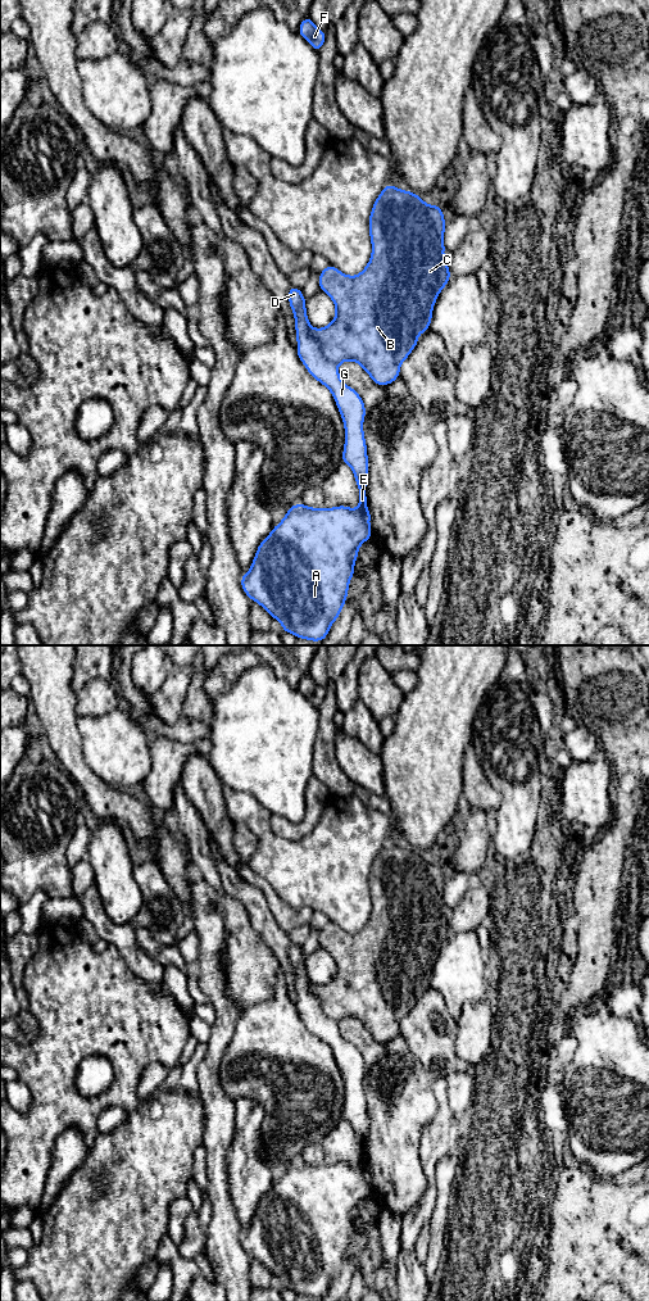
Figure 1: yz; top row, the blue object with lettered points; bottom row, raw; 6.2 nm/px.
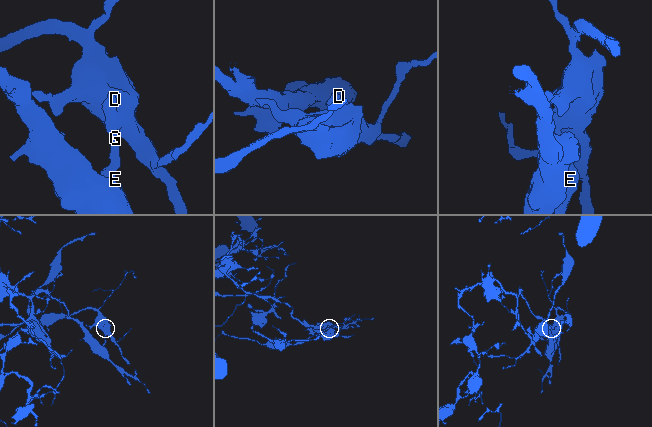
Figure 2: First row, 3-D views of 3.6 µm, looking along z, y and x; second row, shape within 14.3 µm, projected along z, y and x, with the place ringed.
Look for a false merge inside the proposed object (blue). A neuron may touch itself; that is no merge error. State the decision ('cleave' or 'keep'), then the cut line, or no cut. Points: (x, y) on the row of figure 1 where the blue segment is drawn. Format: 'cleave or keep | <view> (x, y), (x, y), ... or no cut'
cleave | yz (313, 330), (313, 336), (320, 343), (322, 354), (336, 366)

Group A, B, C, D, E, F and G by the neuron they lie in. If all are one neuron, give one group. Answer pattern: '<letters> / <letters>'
A D E G / B C F

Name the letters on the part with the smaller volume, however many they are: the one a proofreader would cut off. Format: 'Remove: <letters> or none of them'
Remove: B, C, F

